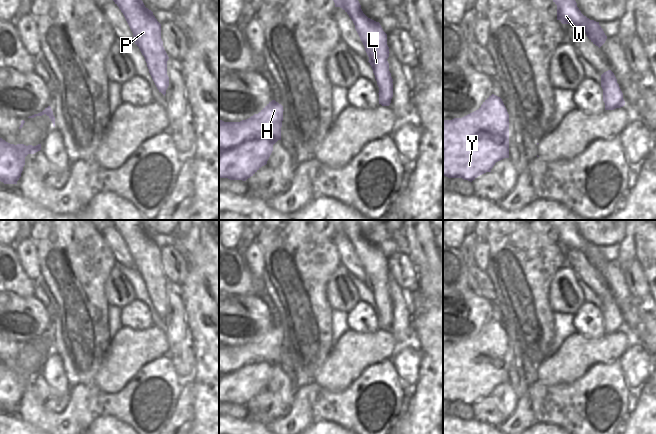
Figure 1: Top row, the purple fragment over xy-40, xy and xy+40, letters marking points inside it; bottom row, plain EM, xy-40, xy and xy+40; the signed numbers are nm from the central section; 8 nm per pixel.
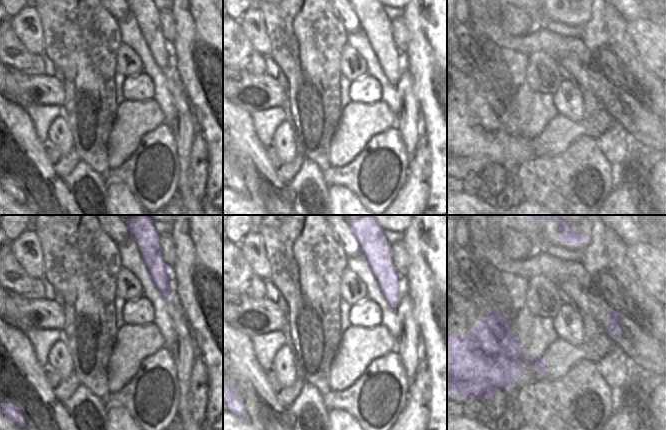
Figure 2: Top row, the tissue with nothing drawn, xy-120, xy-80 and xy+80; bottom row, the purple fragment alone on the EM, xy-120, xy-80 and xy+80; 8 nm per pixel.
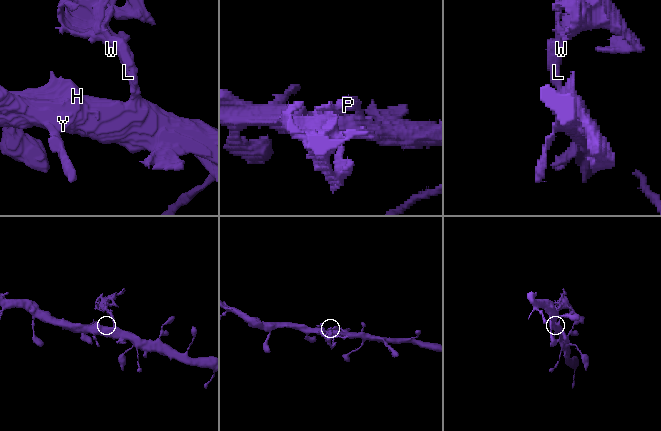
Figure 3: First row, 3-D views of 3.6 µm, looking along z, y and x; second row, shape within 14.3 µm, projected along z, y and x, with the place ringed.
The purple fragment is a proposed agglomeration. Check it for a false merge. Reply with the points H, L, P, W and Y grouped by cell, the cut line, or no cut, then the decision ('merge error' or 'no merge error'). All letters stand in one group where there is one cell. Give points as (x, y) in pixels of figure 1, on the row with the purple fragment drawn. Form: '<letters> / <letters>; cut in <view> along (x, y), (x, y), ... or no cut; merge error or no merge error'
H Y / L P W; cut in xy+40 along (616, 81), (615, 88), (605, 104); merge error

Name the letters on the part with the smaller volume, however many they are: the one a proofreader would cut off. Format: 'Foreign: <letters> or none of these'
Foreign: L, P, W

